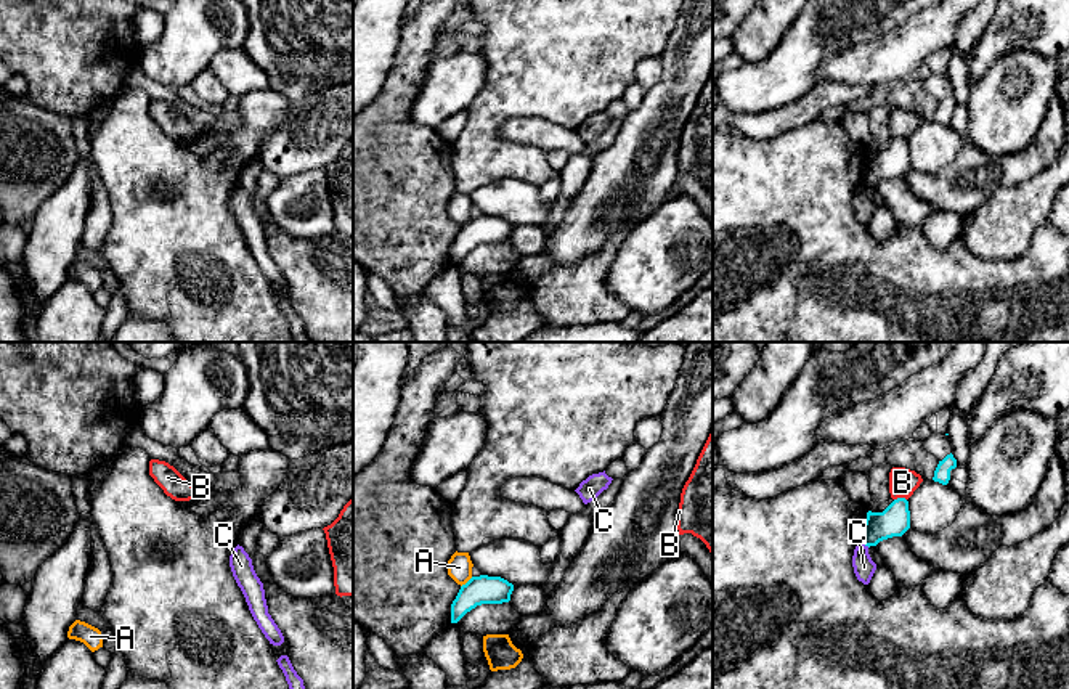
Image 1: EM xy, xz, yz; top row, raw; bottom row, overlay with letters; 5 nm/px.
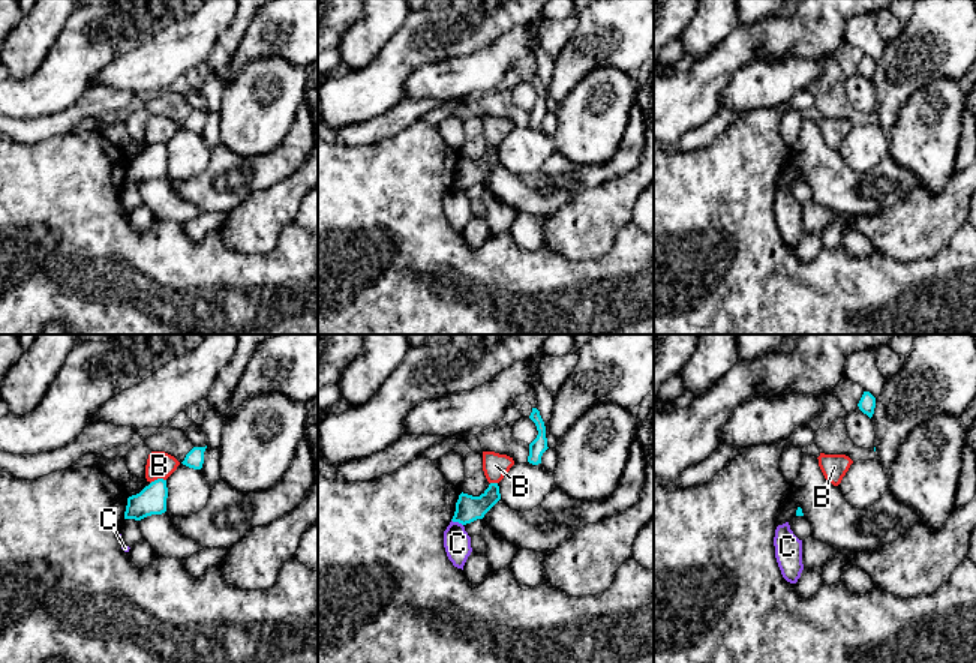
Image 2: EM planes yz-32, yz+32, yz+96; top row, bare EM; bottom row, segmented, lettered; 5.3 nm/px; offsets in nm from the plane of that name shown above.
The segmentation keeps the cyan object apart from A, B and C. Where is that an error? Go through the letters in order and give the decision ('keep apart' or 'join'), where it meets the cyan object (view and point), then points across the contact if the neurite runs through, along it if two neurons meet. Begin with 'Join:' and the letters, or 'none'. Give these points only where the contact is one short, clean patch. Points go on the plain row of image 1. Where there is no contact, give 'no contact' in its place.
Join: none
A: keep apart | xz (467, 222) | along xz (472, 217), (461, 227)
B: keep apart | yz (899, 138)
C: keep apart | yz (865, 185) | along yz (861, 182), (869, 187)

